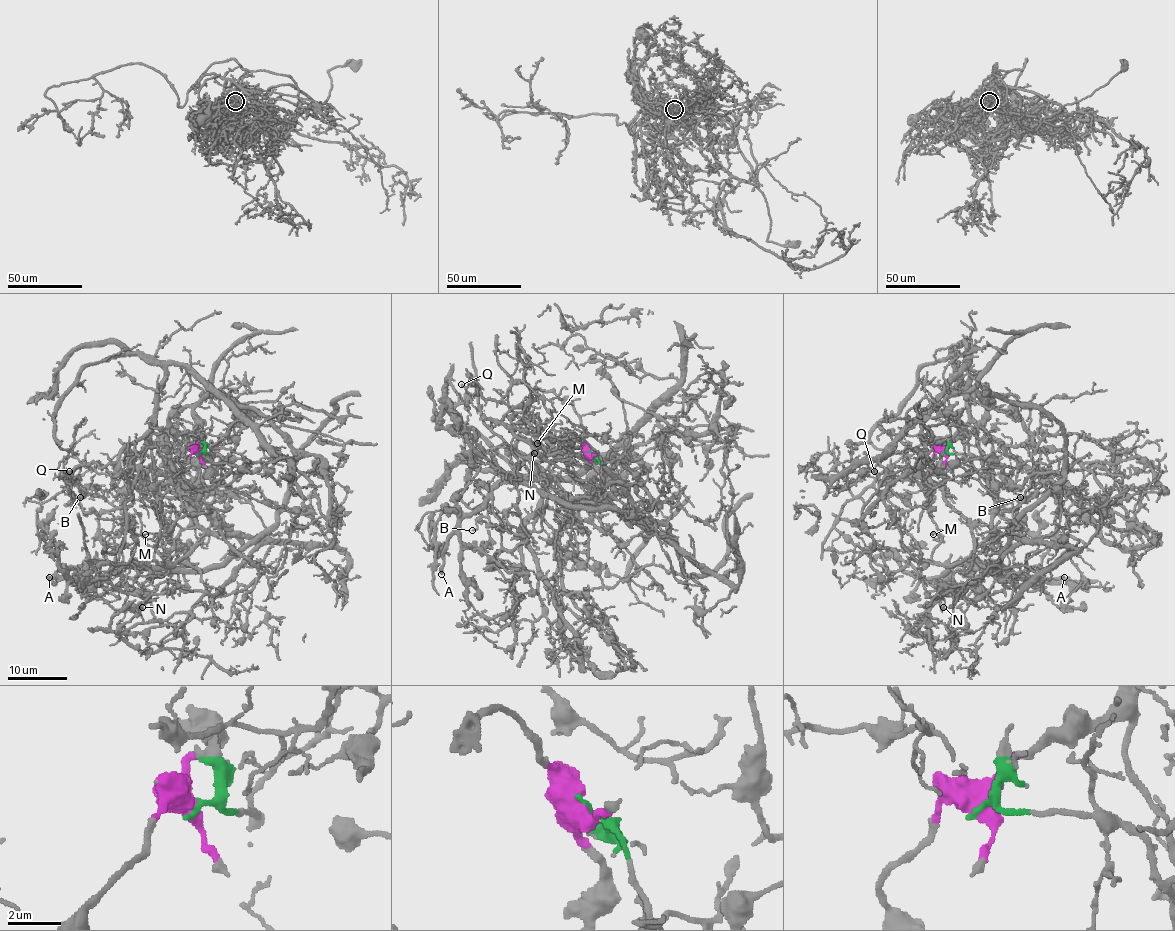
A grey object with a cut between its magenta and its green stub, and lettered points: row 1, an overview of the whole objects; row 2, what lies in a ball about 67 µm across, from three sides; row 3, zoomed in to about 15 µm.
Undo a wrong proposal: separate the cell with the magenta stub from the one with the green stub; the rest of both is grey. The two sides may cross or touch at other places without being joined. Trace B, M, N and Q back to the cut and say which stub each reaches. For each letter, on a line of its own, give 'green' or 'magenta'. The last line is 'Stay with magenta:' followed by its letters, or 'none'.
B: magenta
M: green
N: green
Q: magenta
Stay with magenta: B, Q

